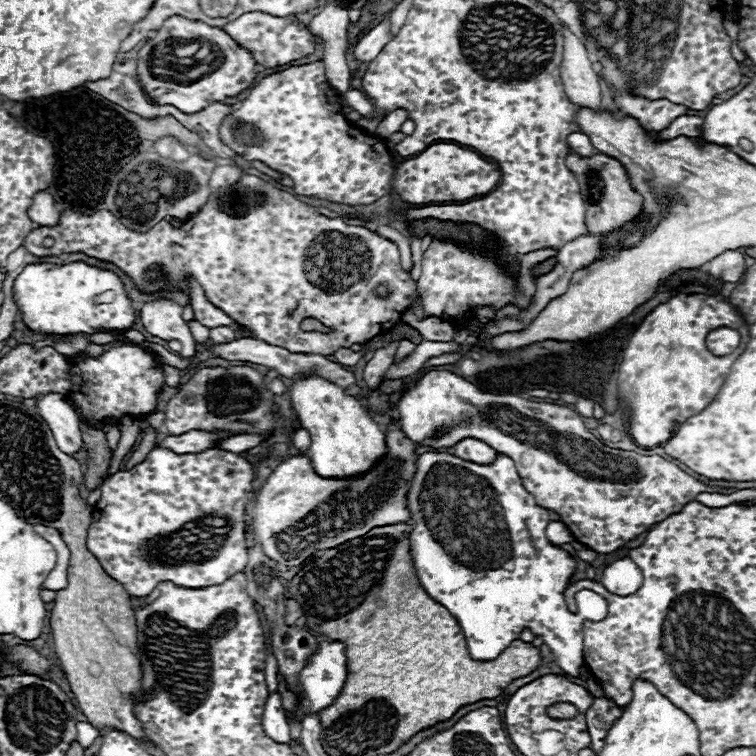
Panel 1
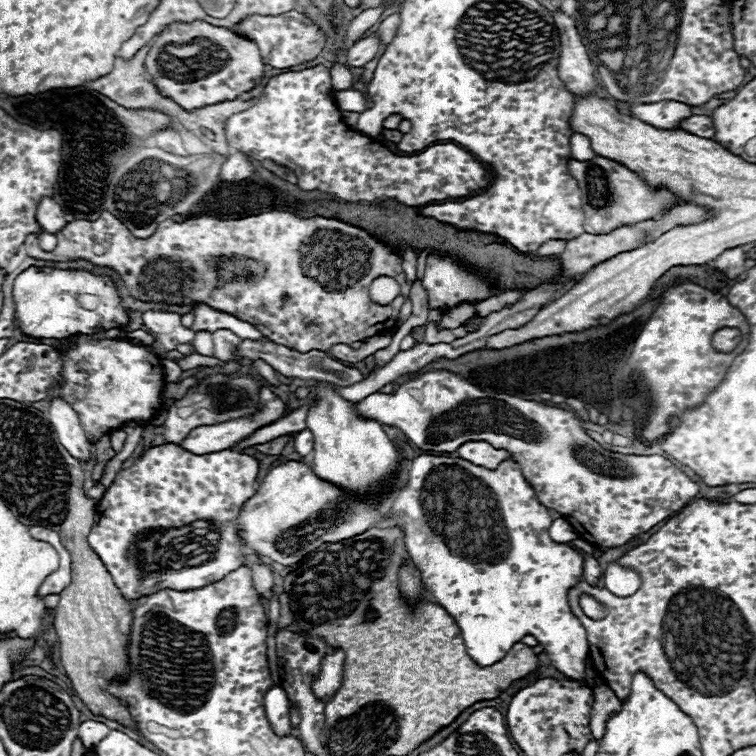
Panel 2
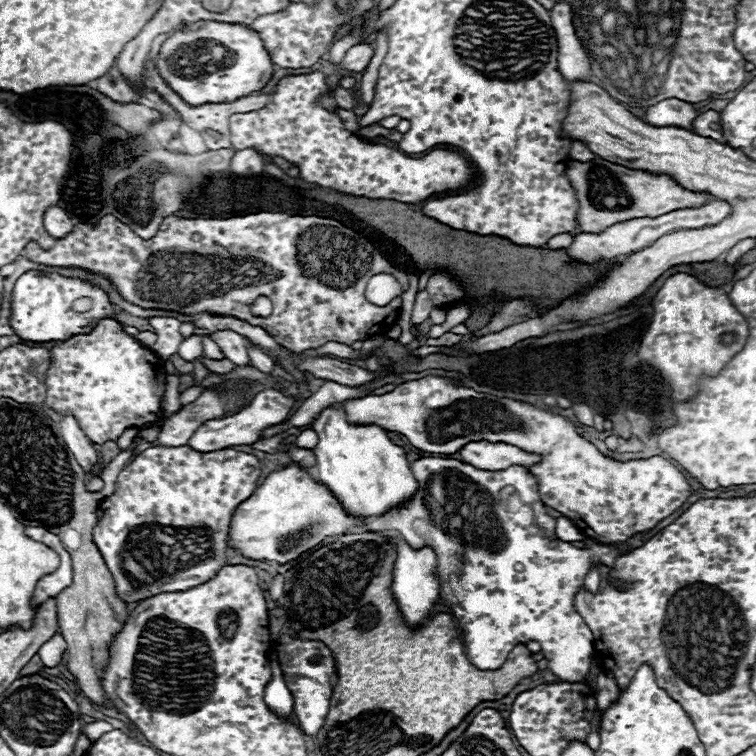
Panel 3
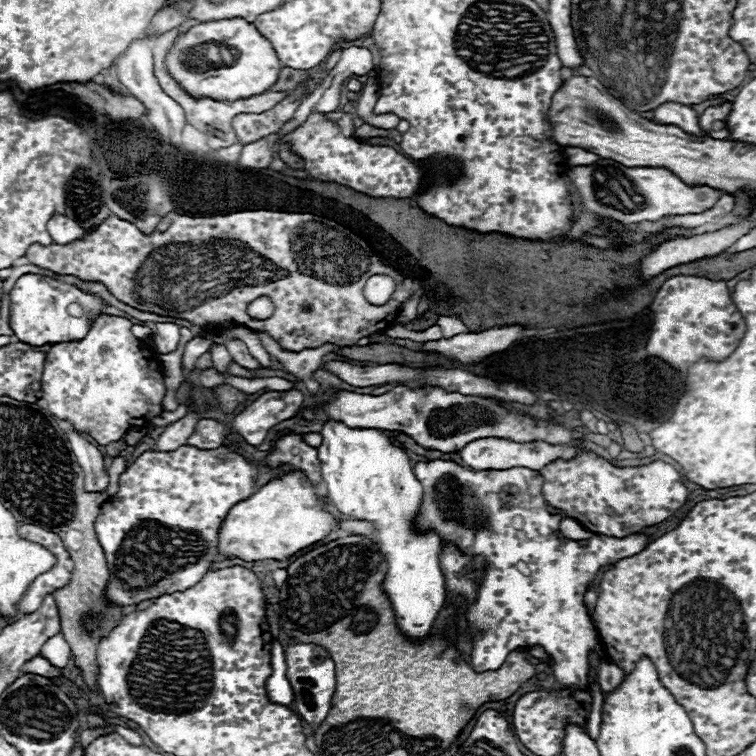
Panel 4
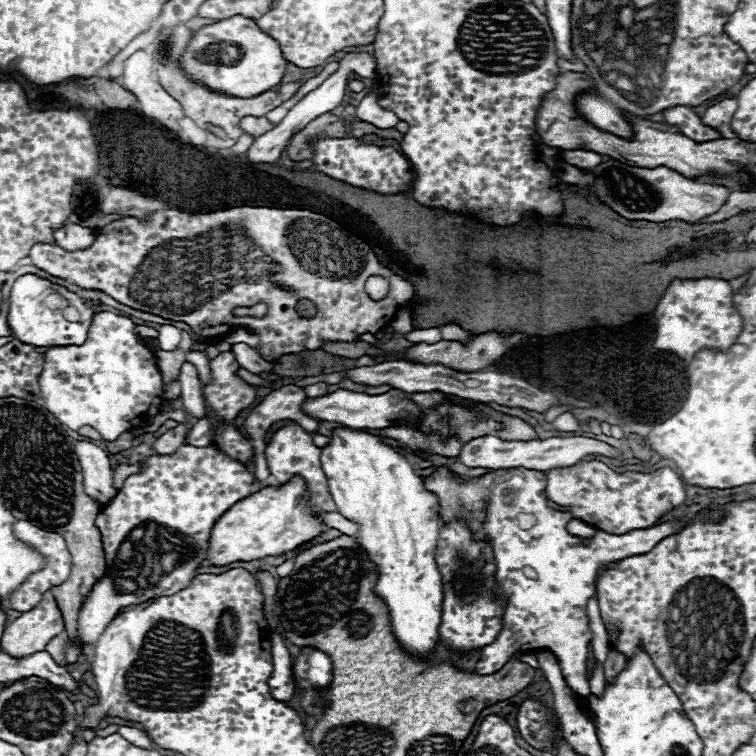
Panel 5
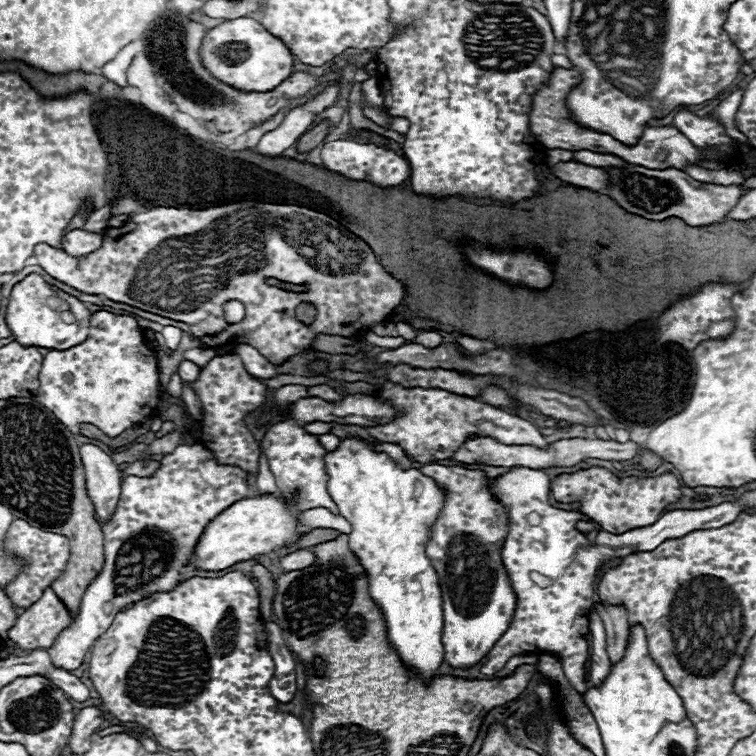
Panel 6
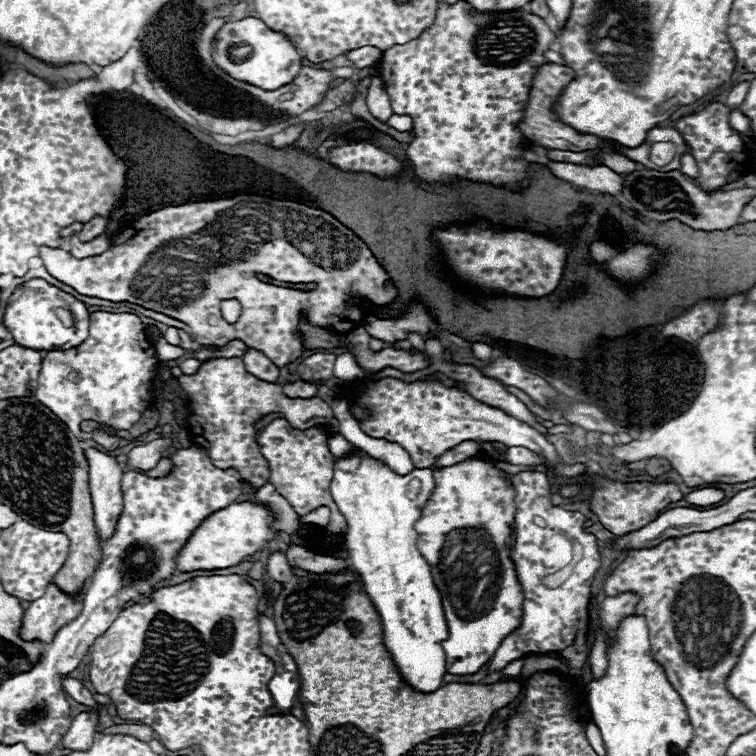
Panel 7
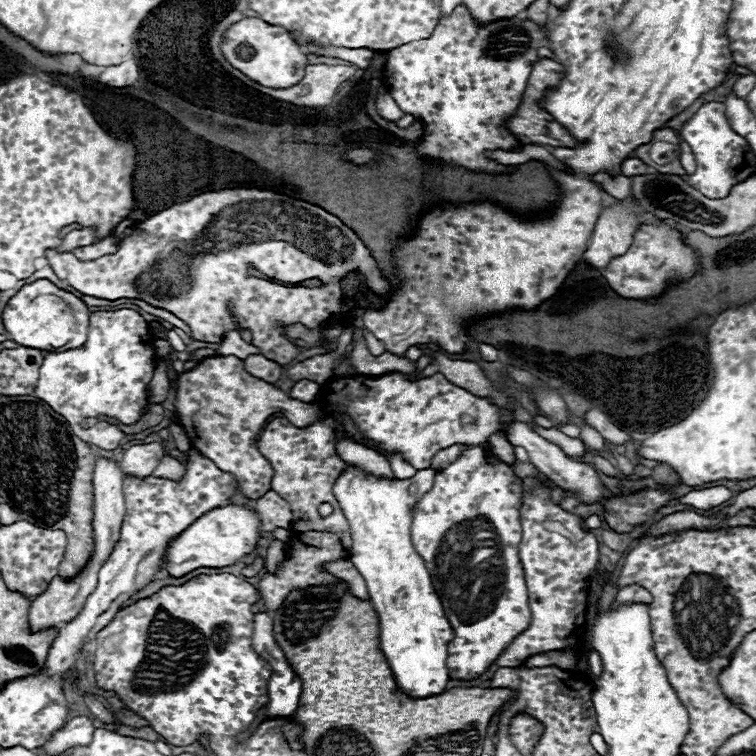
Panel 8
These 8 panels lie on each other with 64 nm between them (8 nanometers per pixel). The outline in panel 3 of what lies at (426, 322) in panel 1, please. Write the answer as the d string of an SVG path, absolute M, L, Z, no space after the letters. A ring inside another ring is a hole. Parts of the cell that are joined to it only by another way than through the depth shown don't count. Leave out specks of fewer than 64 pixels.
M446 332L446 334L442 334L440 338L426 339L425 344L428 346L454 346L454 344L458 344L460 340L466 340L466 336L456 336L456 334L452 334L452 332Z

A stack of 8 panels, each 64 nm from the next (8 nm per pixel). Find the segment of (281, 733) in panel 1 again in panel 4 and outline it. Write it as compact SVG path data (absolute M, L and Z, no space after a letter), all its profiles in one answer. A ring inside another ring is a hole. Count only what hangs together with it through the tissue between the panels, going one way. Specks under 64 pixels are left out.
M278 640L272 642L272 674L266 682L266 694L272 704L280 706L292 706L294 692L290 688L290 682L286 680L286 662L284 662L284 648Z

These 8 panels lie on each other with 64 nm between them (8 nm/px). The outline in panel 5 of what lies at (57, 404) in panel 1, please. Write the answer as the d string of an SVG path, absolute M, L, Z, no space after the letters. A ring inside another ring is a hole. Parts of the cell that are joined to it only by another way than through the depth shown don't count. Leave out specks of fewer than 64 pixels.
M76 440L74 452L82 466L84 492L96 498L102 506L110 504L116 496L116 488L112 484L112 466L108 454L100 446L82 440Z

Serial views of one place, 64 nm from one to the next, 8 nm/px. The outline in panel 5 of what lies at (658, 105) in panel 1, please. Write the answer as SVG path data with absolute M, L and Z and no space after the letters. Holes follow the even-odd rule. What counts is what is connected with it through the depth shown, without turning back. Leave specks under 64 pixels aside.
M670 106L670 108L662 110L662 116L664 116L666 124L678 126L682 130L682 134L690 136L696 142L720 138L720 134L714 128L702 124L700 116L690 106Z

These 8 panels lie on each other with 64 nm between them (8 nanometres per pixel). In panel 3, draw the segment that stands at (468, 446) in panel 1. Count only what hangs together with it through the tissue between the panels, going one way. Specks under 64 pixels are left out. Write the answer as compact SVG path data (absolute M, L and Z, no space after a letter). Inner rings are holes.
M488 440L470 442L460 448L460 456L464 462L482 468L482 470L502 470L512 464L530 466L538 462L536 454L522 452L510 444L492 444Z

